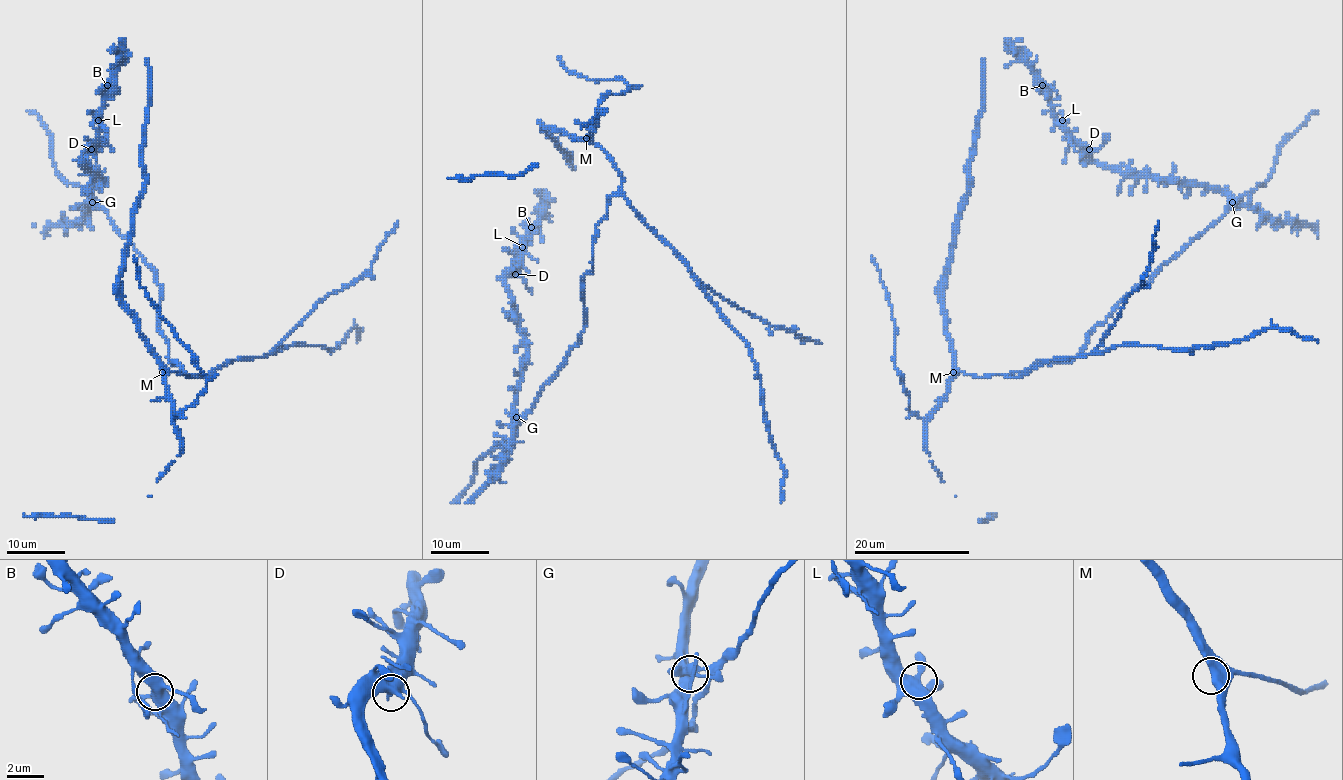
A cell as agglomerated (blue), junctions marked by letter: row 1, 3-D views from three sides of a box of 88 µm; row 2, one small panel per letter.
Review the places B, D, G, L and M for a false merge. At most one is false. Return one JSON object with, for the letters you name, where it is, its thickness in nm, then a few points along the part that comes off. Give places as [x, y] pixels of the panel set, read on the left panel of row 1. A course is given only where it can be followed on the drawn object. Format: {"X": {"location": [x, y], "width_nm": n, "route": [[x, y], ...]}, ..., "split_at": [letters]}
{"split_at": []}

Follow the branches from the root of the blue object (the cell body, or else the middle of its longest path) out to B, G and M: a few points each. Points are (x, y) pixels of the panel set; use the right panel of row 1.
B: (1094, 329), (1205, 232), (1230, 206), (1230, 198), (1214, 190), (1121, 174), (1097, 164), (1069, 135), (1042, 85)
G: (1094, 329), (1136, 287), (1143, 285), (1163, 264), (1205, 232), (1231, 203)
M: (1094, 329), (1085, 348), (1066, 362), (1037, 362), (1030, 369), (1010, 375), (974, 377), (953, 372)

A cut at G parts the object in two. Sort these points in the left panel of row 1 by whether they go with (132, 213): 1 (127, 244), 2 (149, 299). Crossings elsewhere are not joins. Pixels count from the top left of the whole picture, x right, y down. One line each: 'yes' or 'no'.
1: yes
2: yes

